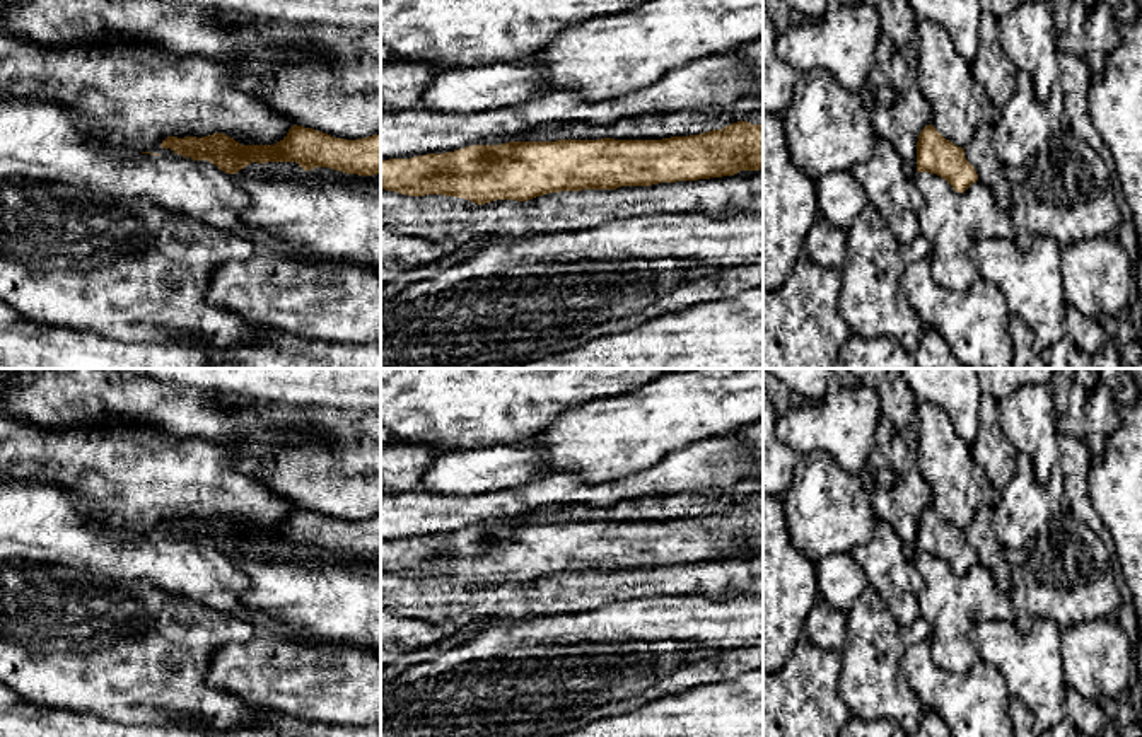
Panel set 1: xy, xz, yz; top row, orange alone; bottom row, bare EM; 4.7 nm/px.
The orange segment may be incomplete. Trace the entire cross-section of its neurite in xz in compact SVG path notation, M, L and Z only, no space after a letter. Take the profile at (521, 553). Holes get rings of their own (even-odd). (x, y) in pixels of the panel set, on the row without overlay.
M737 503L722 512L662 522L556 522L471 527L446 536L381 543L381 572L408 578L444 577L485 587L527 583L558 573L616 572L698 563L763 551L763 507Z

